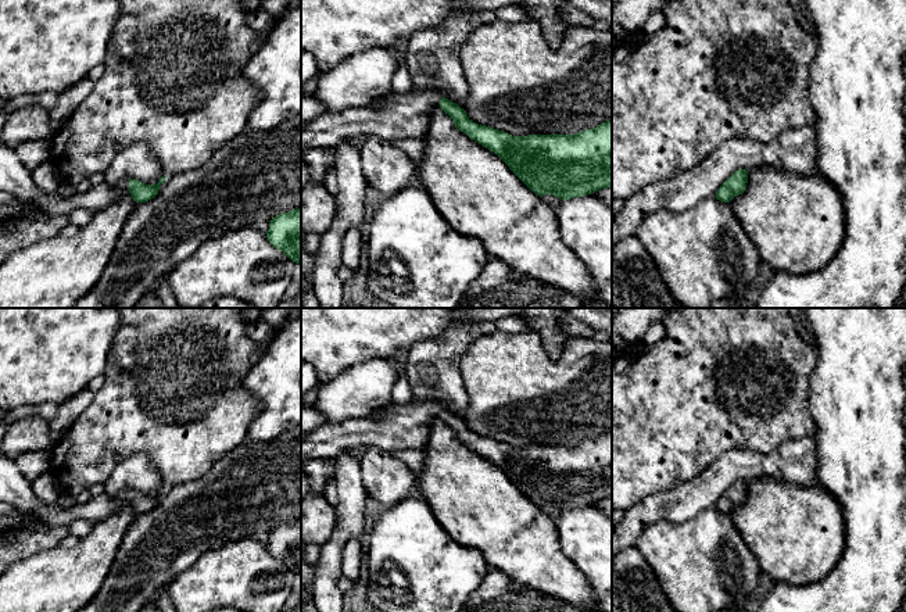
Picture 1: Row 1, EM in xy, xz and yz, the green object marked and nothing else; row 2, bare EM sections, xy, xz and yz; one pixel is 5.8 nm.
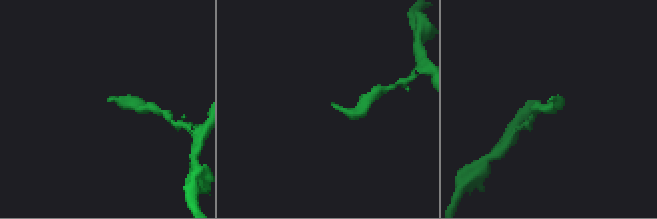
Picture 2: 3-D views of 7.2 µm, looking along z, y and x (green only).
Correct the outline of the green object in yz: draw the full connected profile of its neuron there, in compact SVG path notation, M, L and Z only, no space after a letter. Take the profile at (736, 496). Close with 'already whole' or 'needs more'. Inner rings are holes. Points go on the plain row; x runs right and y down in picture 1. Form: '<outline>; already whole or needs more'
M735 482L716 502L716 509L723 513L730 513L735 507L745 502L748 494L748 482Z; already whole

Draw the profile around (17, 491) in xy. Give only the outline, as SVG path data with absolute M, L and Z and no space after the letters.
M0 450L0 502L14 511L29 512L42 502L33 491L33 483L18 469L15 459Z

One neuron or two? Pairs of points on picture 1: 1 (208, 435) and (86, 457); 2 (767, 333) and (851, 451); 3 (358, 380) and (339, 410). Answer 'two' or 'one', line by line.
1: one
2: two
3: one

